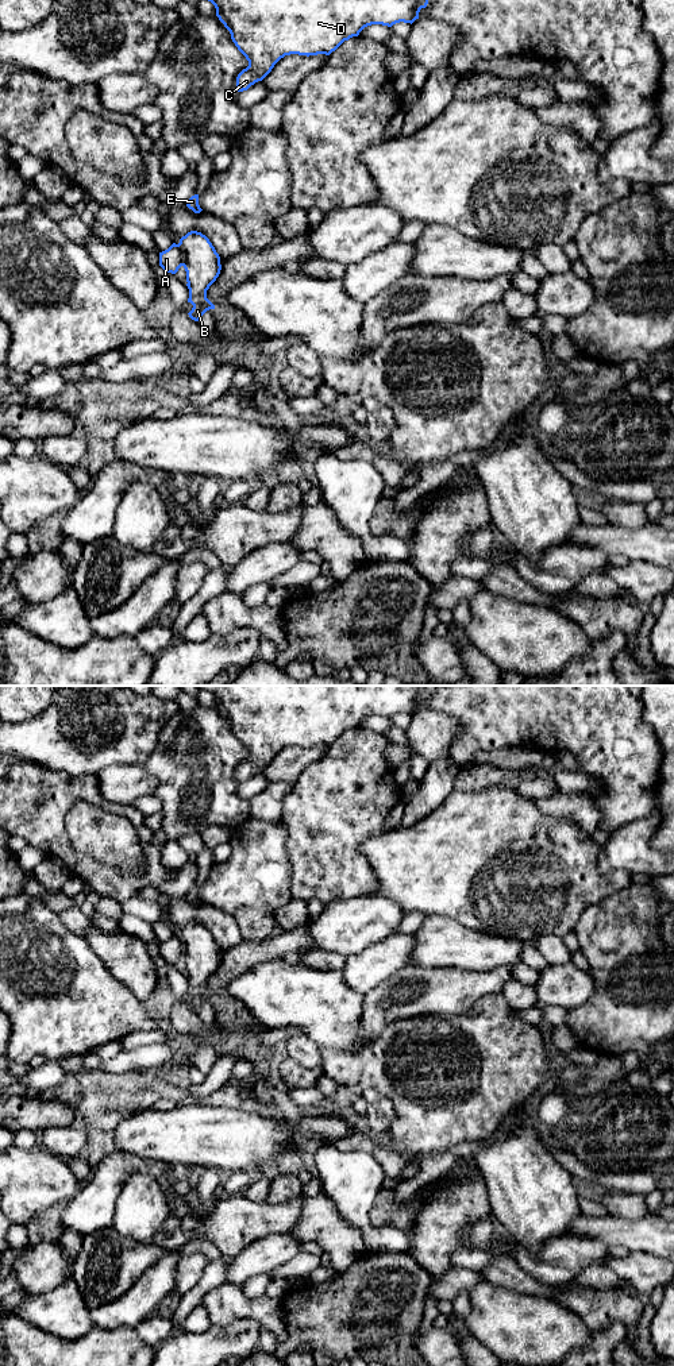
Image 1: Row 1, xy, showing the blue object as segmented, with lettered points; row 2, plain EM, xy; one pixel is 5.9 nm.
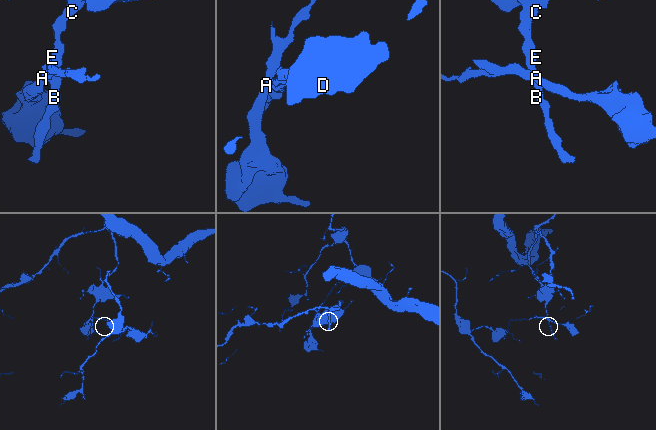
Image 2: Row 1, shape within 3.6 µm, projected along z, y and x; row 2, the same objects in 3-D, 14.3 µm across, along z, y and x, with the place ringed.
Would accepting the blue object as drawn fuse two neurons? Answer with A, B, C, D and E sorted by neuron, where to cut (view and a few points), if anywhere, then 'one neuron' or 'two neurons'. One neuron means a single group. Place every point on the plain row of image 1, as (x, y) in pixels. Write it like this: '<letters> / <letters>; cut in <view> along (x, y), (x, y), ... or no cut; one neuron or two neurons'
A / B C D E; cut in xy along (177, 936), (183, 944), (184, 956); two neurons

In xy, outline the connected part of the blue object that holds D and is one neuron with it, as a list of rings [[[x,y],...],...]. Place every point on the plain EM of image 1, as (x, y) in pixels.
[[[196,686],[211,692],[249,757],[236,768],[238,783],[262,772],[285,746],[330,746],[371,715],[413,714],[428,686]]]

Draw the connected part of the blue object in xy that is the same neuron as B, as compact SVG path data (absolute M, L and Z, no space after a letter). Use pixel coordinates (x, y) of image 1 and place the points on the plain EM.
M197 922L182 927L178 937L184 944L189 980L188 993L193 996L188 1006L192 1011L199 1012L207 1002L215 1000L215 996L207 989L207 981L220 965L220 948L209 930Z

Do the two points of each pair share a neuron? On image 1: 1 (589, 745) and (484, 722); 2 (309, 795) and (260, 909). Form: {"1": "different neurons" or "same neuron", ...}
{"1": "same neuron", "2": "different neurons"}

